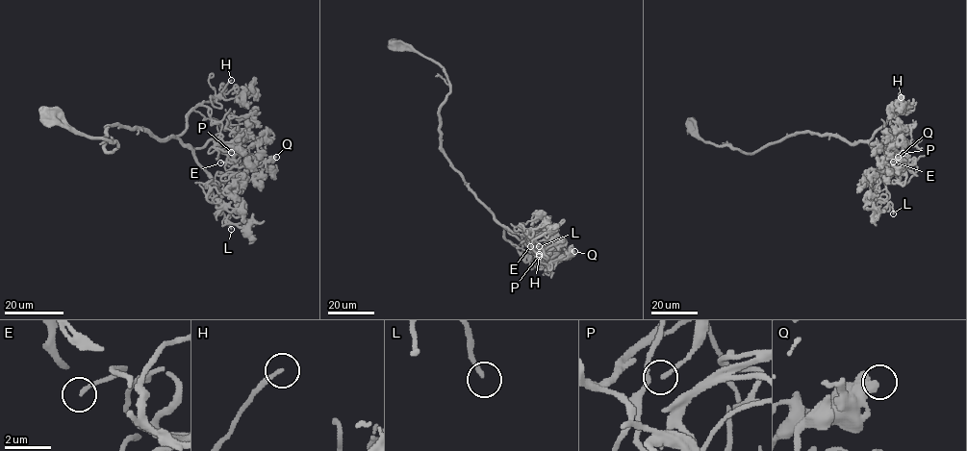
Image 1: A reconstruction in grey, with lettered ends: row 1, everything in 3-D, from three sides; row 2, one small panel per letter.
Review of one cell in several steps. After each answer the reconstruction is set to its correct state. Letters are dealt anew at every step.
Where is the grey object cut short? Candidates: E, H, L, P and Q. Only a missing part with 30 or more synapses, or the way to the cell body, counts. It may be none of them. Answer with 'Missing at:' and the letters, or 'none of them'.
Missing at: H

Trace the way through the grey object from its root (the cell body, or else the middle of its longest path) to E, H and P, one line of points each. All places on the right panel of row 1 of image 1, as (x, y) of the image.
E: (692, 126), (703, 140), (746, 153), (814, 132), (879, 150), (889, 143), (898, 155), (891, 168), (893, 162)
H: (692, 126), (703, 140), (746, 153), (806, 132), (857, 143), (895, 113), (908, 112), (901, 97)
P: (692, 126), (703, 140), (746, 153), (814, 132), (879, 150), (889, 143), (898, 154), (905, 145), (903, 153)

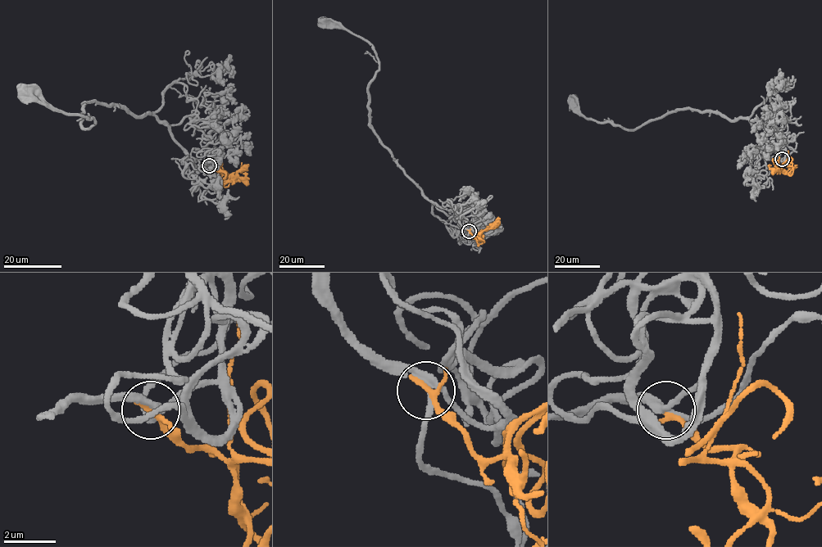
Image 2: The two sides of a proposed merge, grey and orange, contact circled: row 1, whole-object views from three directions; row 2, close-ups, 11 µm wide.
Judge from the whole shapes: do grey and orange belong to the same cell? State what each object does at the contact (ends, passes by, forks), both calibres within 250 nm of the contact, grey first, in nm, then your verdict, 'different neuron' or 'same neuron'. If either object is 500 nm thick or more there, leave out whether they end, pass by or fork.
grey forks; orange passes by; calibres 240 and 200 nm; same neuron

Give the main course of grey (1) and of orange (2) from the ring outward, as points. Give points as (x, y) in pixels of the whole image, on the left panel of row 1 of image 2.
1: (209, 165), (197, 166), (152, 114), (88, 101), (84, 128), (93, 119), (66, 115), (27, 93)
2: (209, 165), (225, 174), (222, 182), (224, 183), (238, 176), (244, 177), (243, 174)

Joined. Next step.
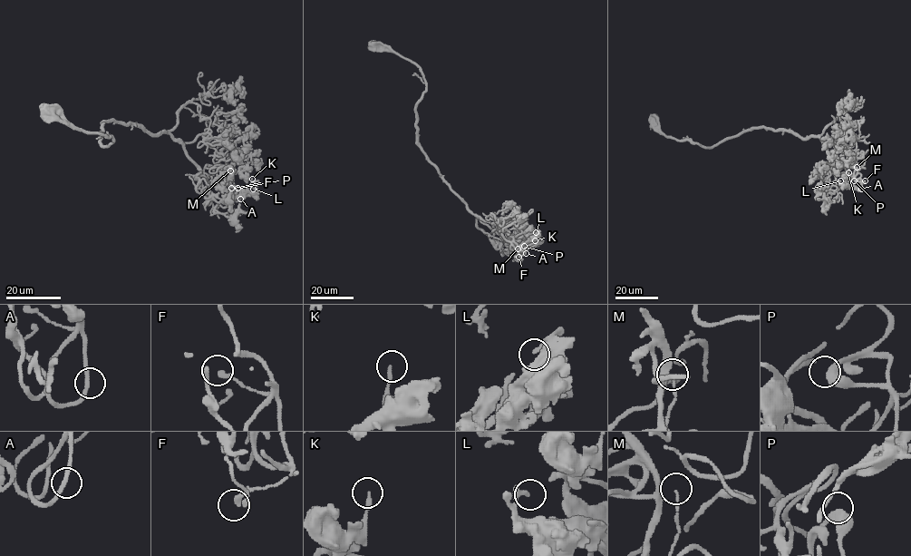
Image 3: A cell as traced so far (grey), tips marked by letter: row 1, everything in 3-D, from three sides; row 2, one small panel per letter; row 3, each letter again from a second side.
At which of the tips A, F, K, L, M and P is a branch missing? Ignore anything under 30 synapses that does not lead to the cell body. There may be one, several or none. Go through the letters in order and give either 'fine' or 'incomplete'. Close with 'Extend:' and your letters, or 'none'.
A: fine
F: fine
K: fine
L: fine
M: fine
P: fine
Extend: none

